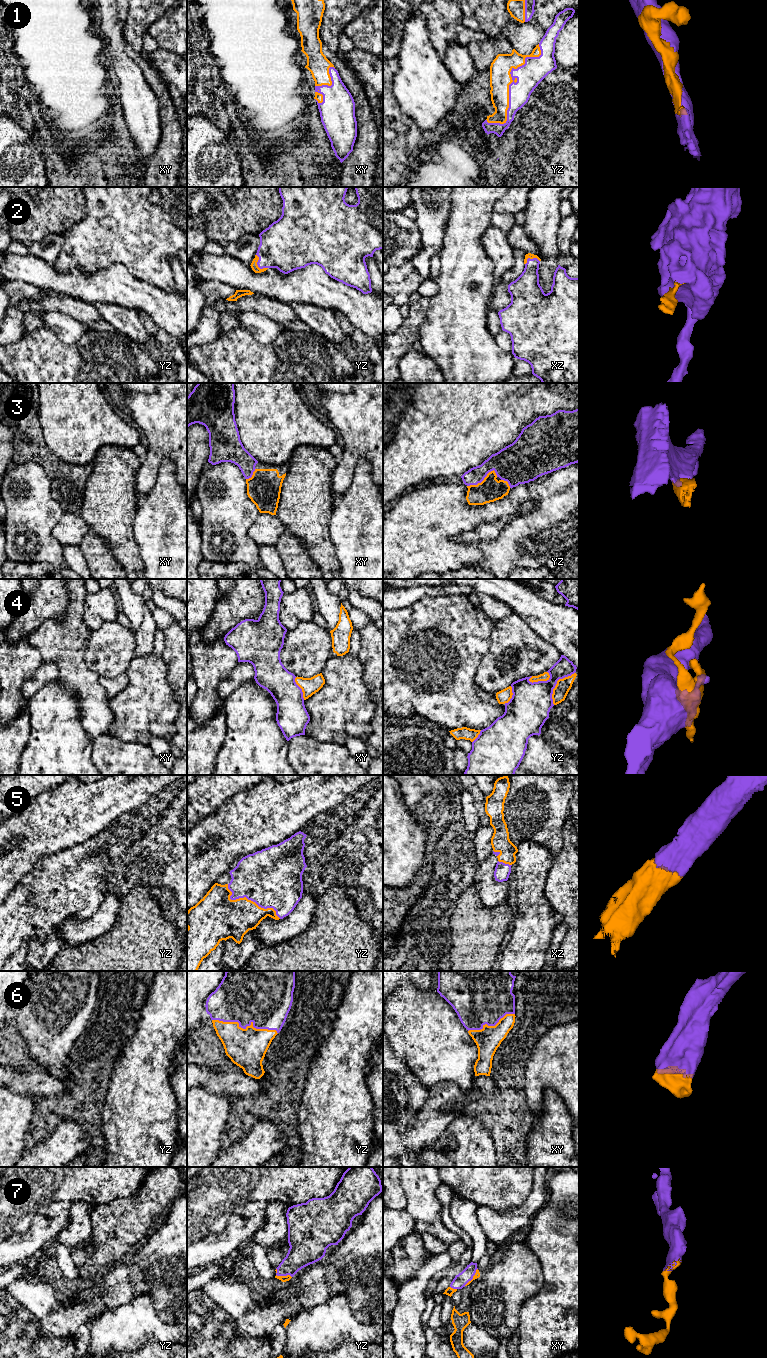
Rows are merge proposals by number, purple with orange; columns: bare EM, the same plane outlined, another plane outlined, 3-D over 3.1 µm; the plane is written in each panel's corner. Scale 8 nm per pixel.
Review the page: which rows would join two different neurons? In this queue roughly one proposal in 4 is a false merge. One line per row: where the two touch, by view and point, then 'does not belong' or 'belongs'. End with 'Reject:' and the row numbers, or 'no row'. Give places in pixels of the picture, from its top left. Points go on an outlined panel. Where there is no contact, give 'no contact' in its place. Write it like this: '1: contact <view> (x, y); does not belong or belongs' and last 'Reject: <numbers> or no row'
1: contact yz (511, 83); belongs
2: contact yz (257, 264); belongs
3: contact yz (483, 479); belongs
4: contact yz (556, 683); does not belong
5: contact yz (249, 899); belongs
6: contact yz (245, 1028); belongs
7: contact yz (281, 1275); belongs
Reject: 4

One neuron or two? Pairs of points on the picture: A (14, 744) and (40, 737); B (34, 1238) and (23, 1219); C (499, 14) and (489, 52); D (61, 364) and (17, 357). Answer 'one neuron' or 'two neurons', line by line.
A: two neurons
B: two neurons
C: two neurons
D: one neuron

